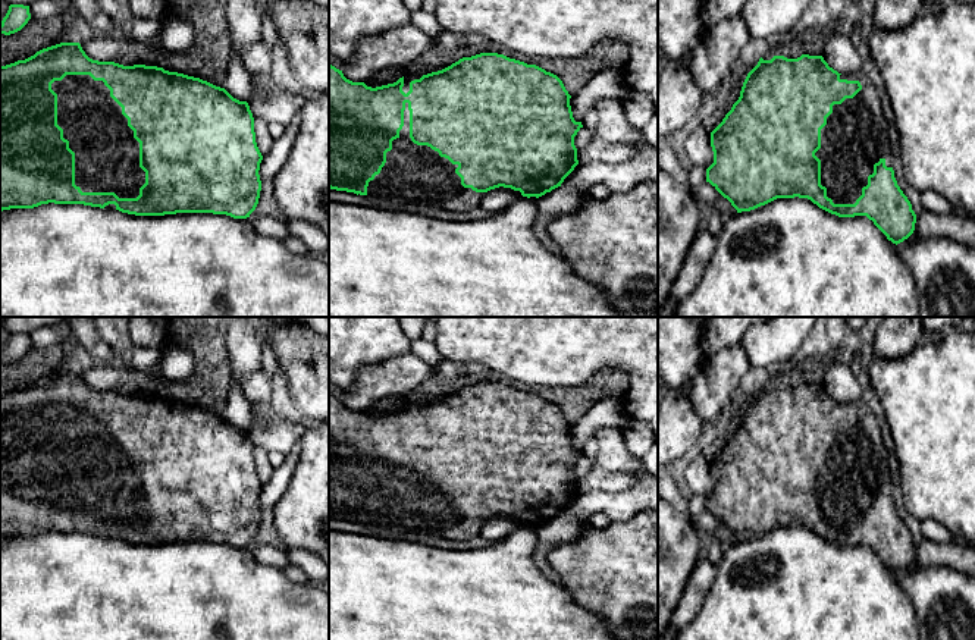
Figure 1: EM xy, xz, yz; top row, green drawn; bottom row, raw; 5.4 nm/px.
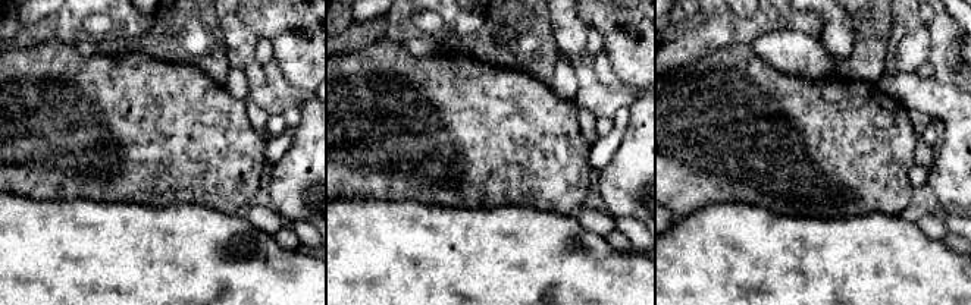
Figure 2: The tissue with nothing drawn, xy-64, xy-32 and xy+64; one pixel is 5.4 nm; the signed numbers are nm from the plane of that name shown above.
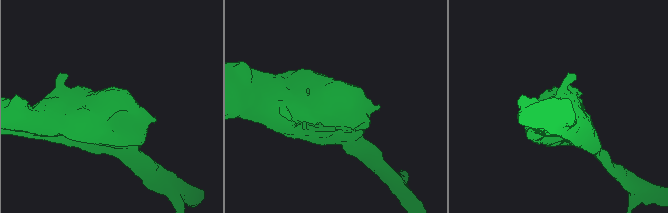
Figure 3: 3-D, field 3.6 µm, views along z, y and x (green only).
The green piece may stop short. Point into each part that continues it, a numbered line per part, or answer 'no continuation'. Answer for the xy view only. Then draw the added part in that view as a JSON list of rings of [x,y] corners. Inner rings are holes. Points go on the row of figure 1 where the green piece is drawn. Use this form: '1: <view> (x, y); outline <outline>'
1: xy (106, 154); outline [[[66,75],[54,81],[57,125],[75,153],[75,185],[82,192],[115,192],[137,198],[145,183],[139,142],[103,81]]]

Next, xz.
1: xz (417, 173); outline [[[405,103],[404,126],[386,153],[380,173],[369,182],[367,195],[413,201],[446,211],[465,213],[480,207],[485,192],[461,185],[455,173],[458,164],[441,157],[427,145],[417,145],[410,138],[410,110]]]

